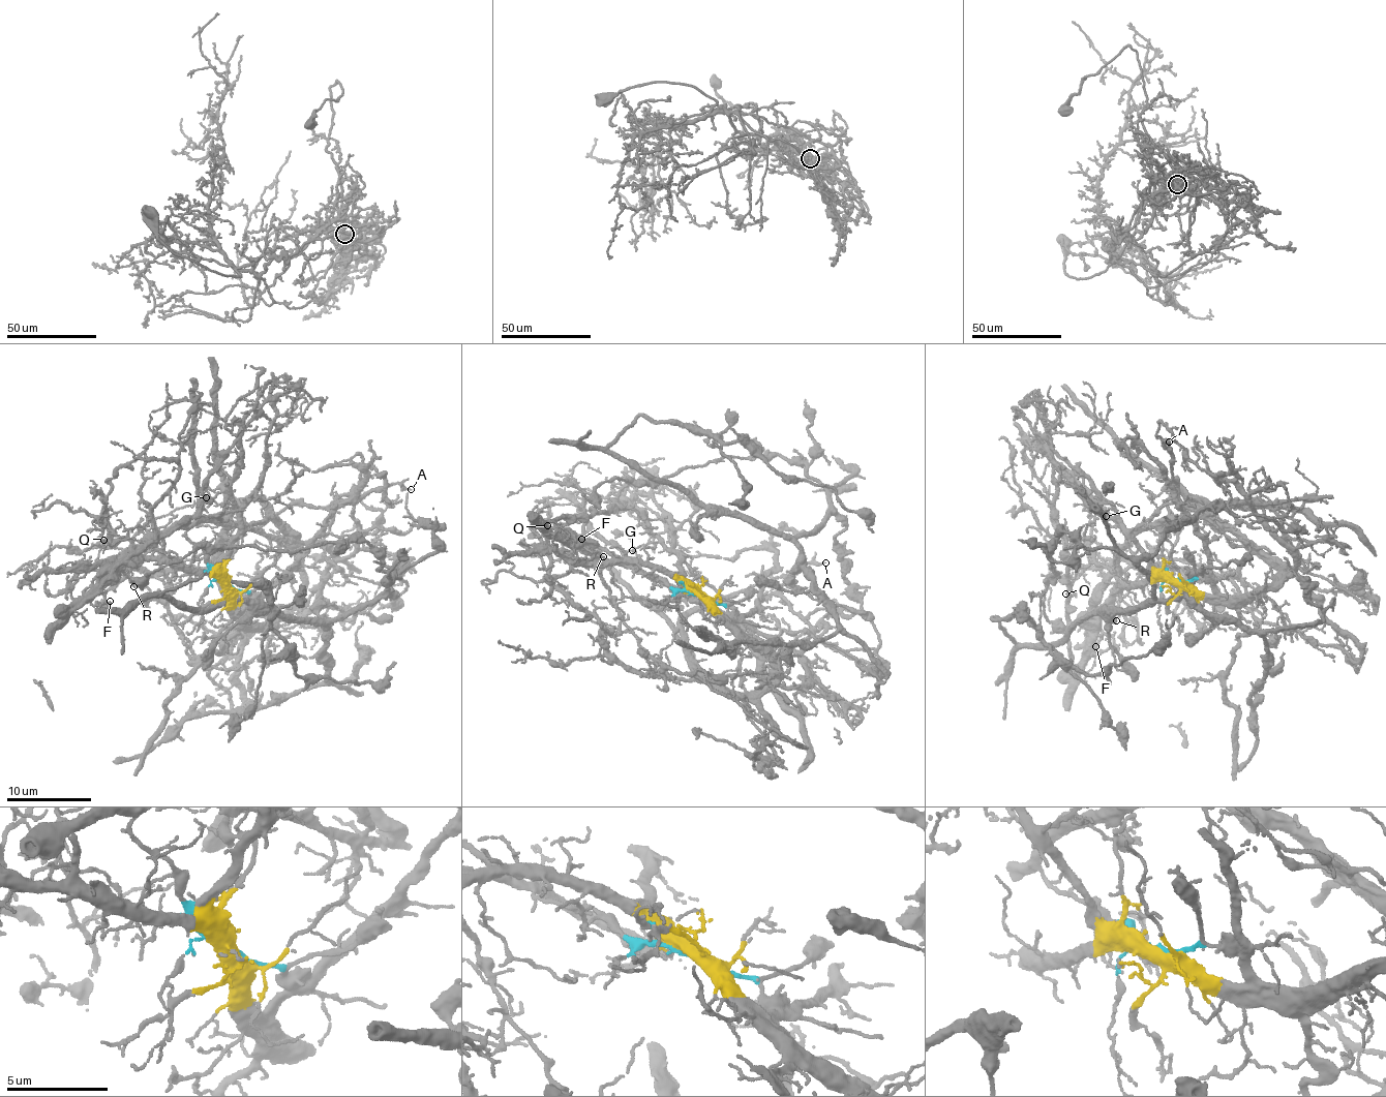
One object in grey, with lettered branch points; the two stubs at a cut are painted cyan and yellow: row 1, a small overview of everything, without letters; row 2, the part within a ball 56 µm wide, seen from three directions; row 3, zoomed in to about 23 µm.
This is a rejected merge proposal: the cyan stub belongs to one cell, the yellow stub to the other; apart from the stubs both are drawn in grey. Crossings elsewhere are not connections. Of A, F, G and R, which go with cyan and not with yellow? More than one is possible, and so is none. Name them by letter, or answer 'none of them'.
A, F, G, R

